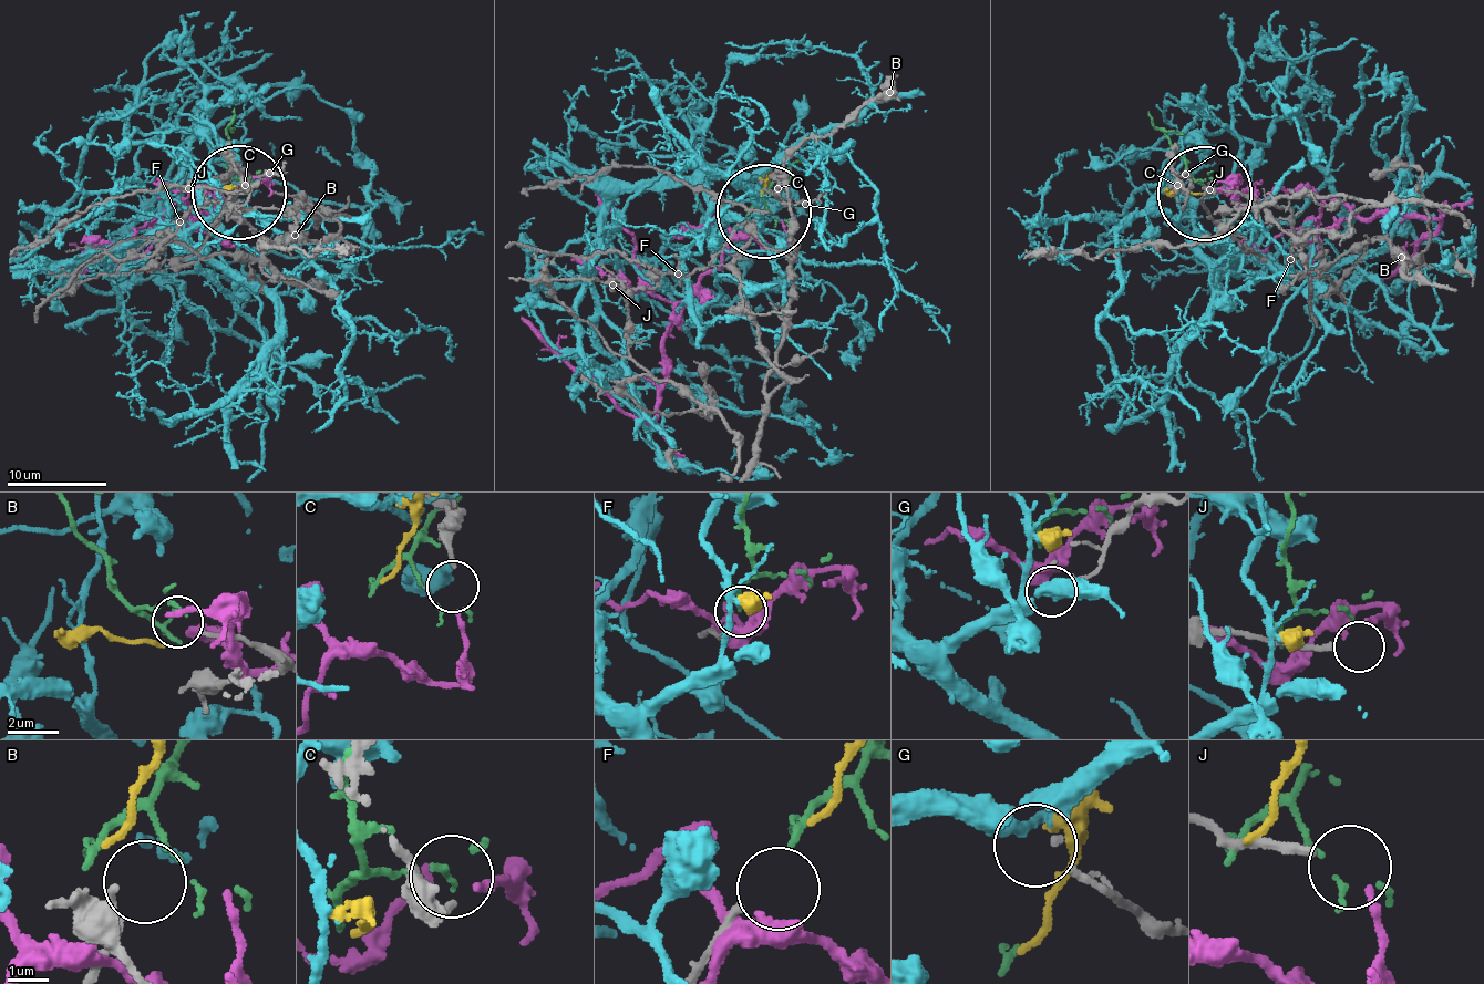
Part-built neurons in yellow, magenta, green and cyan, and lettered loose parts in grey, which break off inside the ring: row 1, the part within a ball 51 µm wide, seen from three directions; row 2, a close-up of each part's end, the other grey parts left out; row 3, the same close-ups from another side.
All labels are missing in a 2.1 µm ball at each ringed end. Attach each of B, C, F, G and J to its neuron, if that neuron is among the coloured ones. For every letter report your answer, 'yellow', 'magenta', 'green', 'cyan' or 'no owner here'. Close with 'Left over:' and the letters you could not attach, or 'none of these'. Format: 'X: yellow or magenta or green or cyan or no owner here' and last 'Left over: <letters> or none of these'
B: no owner here
C: magenta
F: green
G: cyan
J: no owner here
Left over: B, J

